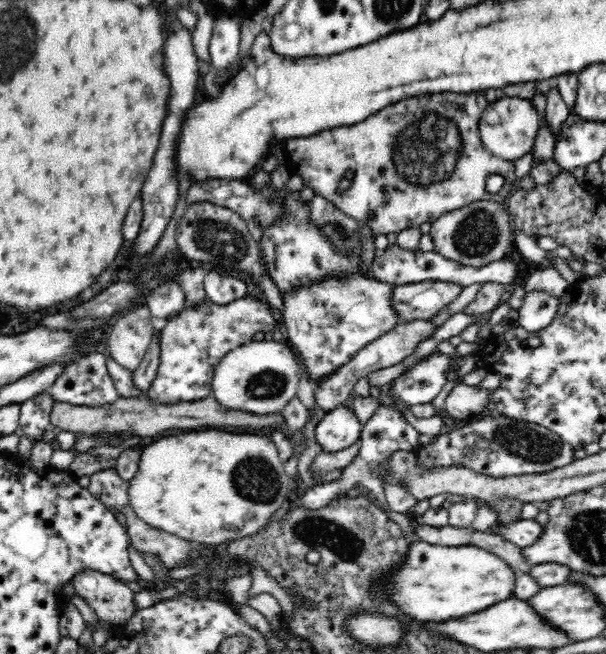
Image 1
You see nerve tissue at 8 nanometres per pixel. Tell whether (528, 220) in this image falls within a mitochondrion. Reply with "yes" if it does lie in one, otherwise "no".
no

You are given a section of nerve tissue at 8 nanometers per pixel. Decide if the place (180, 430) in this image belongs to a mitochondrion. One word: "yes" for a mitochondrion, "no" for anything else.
no

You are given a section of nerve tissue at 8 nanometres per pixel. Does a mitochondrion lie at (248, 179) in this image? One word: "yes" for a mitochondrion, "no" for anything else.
no

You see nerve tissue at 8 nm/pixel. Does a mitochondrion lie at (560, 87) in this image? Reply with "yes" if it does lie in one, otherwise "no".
no

